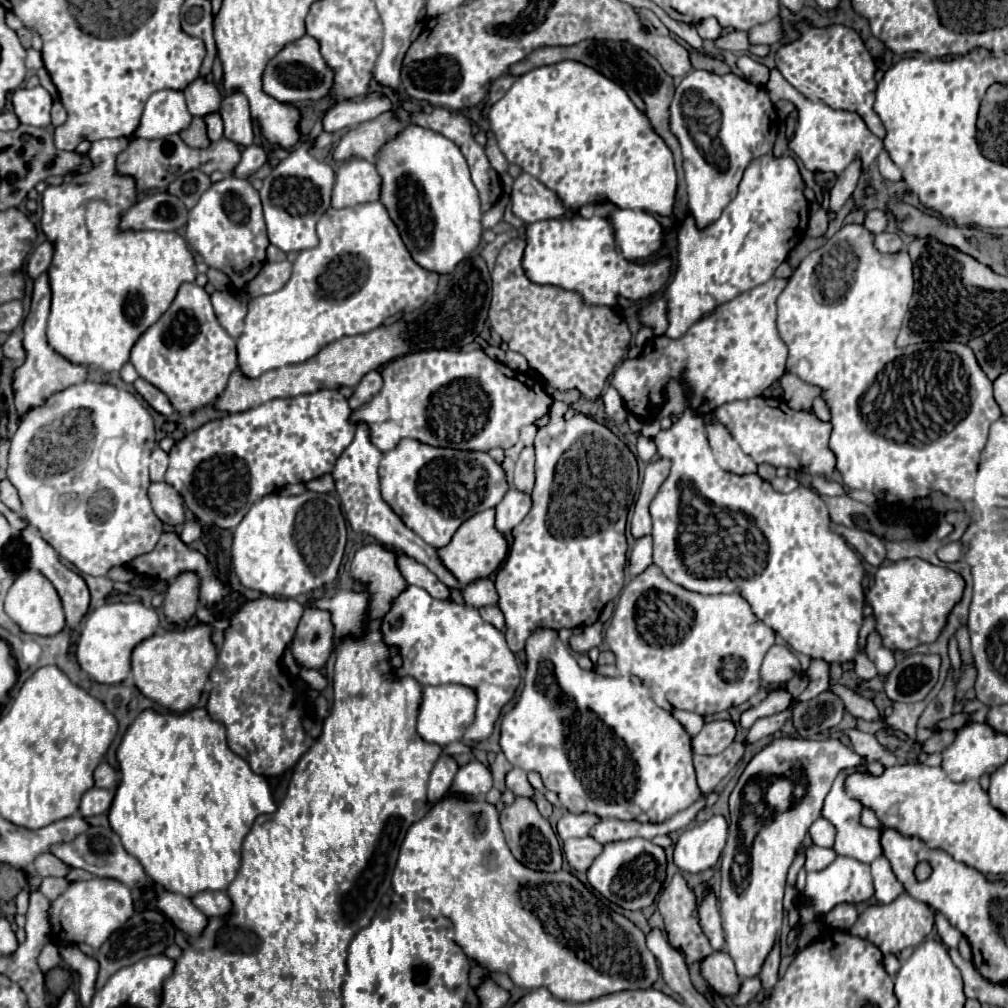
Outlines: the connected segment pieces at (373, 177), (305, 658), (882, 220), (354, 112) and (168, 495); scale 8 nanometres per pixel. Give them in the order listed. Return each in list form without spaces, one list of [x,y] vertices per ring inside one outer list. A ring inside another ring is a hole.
[[[351,158],[337,170],[331,206],[347,208],[361,202],[379,200],[379,188],[381,180],[375,164],[361,158]]]
[[[307,608],[299,628],[295,632],[293,656],[309,668],[325,666],[325,660],[333,648],[333,634],[331,634],[331,620],[329,612]]]
[[[871,210],[865,216],[865,228],[873,234],[885,232],[887,224],[889,224],[889,218],[887,218],[887,212],[883,212],[883,210]]]
[[[367,94],[359,100],[347,100],[339,102],[333,108],[327,110],[323,116],[323,130],[325,132],[339,132],[345,128],[353,128],[365,120],[377,118],[381,112],[391,110],[393,104],[387,98],[381,98],[377,94]]]
[[[155,482],[149,486],[149,500],[153,506],[153,512],[169,526],[179,526],[185,522],[185,504],[183,496],[175,492],[165,482]]]

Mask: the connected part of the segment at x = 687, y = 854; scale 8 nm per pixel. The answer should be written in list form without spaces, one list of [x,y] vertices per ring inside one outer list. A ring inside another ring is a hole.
[[[723,816],[685,830],[673,850],[673,862],[685,872],[701,872],[713,868],[727,840],[727,822]]]

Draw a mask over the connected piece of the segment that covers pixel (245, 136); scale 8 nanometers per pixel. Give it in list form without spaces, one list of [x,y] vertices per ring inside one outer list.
[[[231,92],[223,98],[221,110],[219,110],[223,124],[225,124],[225,136],[233,140],[235,144],[249,146],[253,142],[253,118],[249,112],[249,102],[241,92]]]

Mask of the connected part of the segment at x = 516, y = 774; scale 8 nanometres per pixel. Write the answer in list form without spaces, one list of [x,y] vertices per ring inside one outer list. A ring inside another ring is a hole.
[[[513,768],[511,772],[507,772],[505,784],[515,796],[531,796],[533,794],[533,788],[527,782],[527,772],[523,772],[521,768]]]

